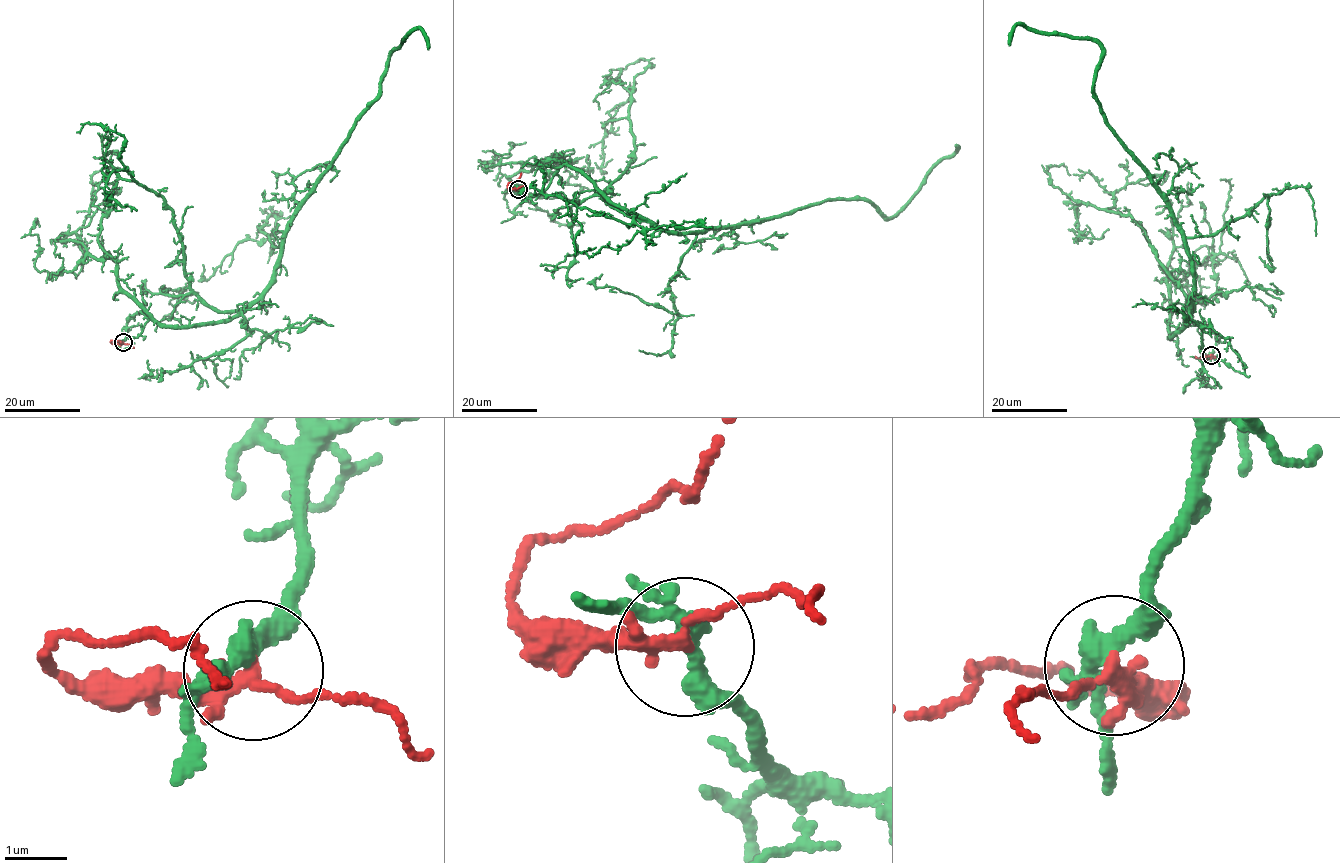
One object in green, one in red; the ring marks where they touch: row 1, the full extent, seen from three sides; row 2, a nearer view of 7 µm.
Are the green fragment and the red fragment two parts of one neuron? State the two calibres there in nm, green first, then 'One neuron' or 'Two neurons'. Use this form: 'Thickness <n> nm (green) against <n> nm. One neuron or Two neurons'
Thickness 300 nm (green) against 200 nm. One neuron

